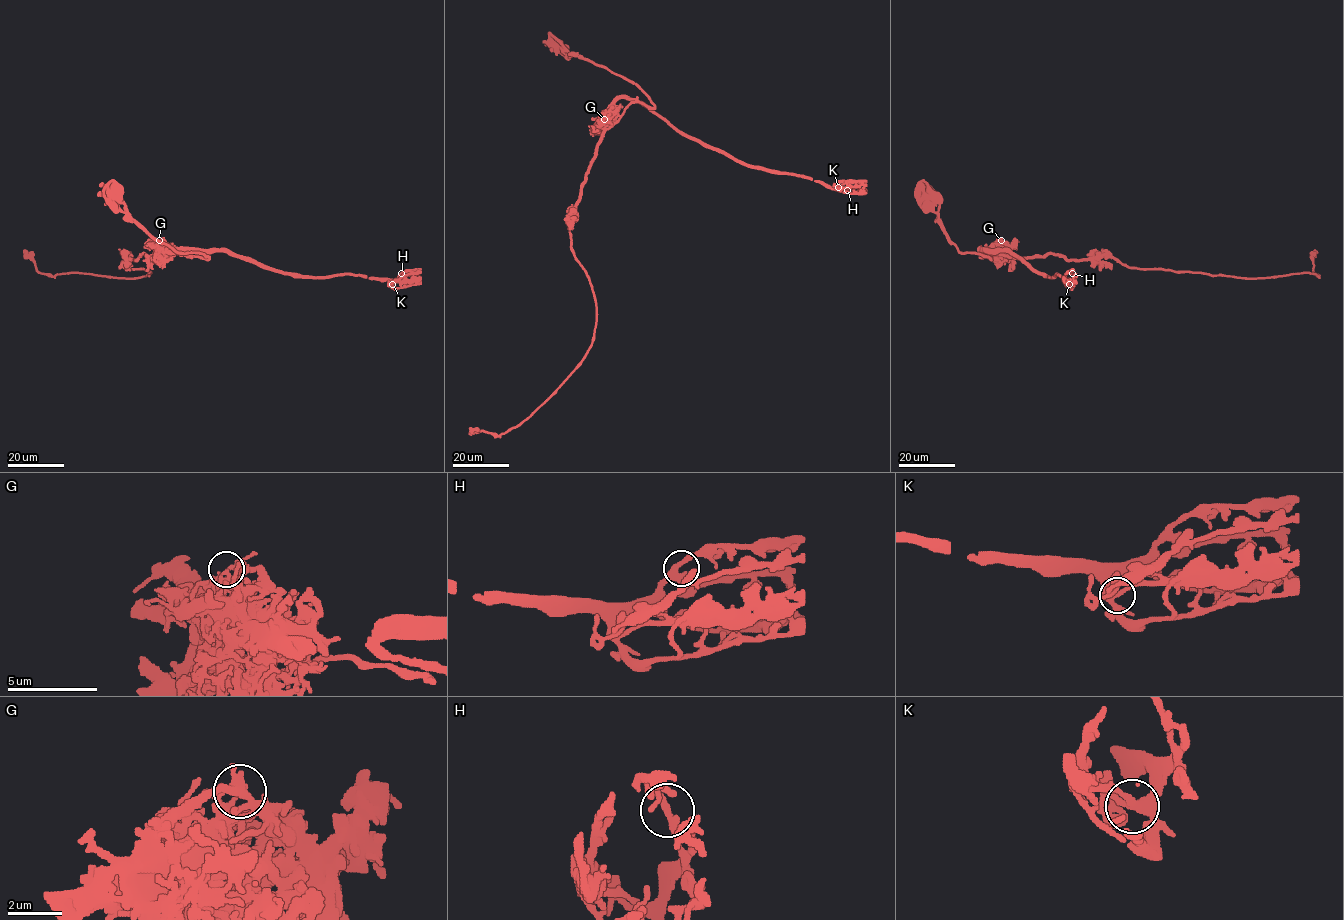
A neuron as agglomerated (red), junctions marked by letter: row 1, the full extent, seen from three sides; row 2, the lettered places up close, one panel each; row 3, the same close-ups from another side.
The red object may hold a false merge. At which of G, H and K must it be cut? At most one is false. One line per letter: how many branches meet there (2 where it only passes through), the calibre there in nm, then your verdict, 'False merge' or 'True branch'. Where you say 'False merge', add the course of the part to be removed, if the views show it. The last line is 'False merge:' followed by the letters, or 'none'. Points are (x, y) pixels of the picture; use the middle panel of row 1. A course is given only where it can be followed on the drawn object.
G: Branches: 5. Thickness 240 nm. False merge. Course of the part to remove: (604, 119), (570, 228), (571, 250), (596, 304), (591, 347), (564, 382), (515, 427), (499, 435), (470, 432)
H: Branches: 3. Thickness 280 nm. True branch
K: Branches: 4. Thickness 340 nm. True branch
False merge: G

